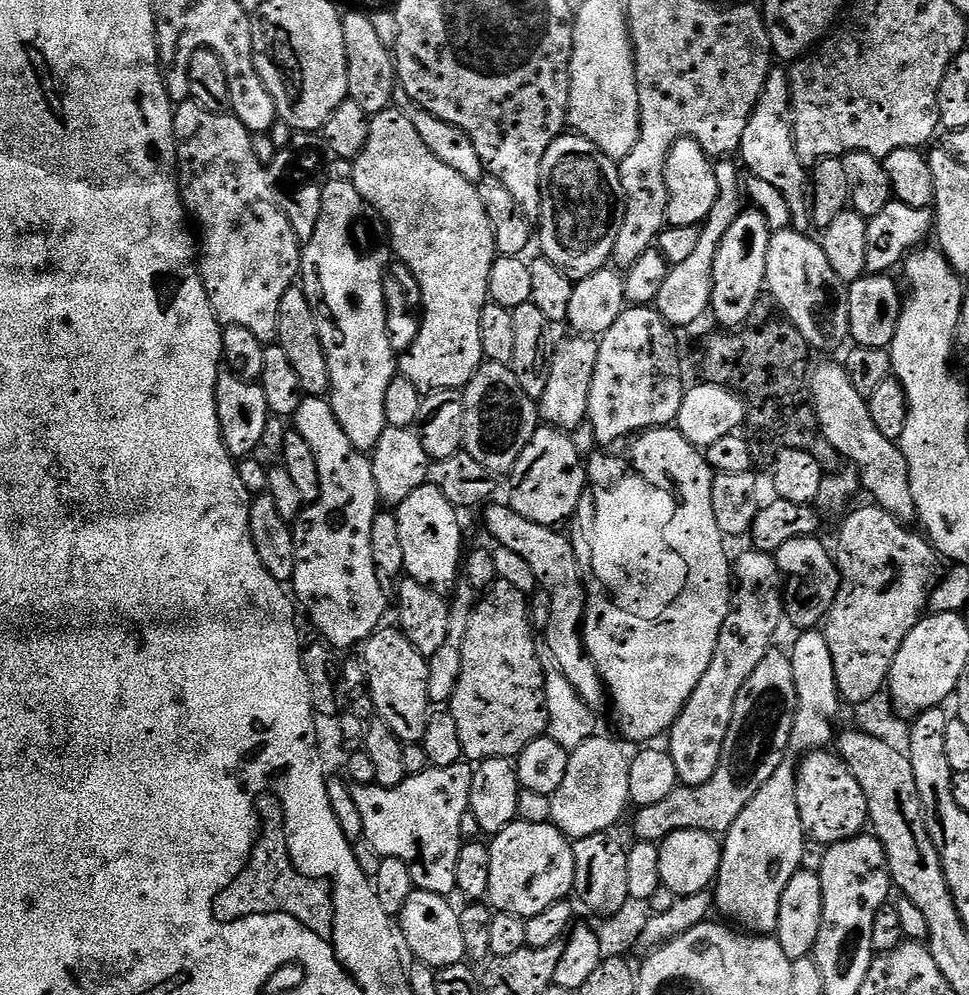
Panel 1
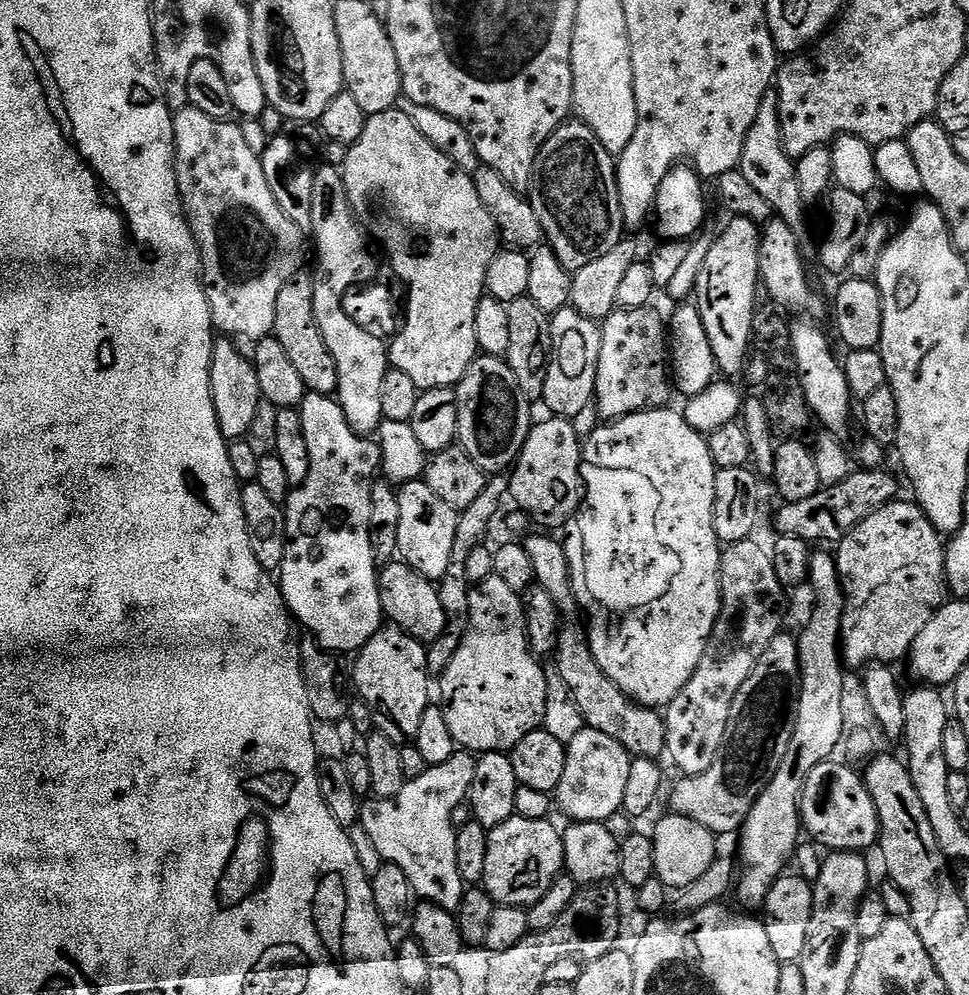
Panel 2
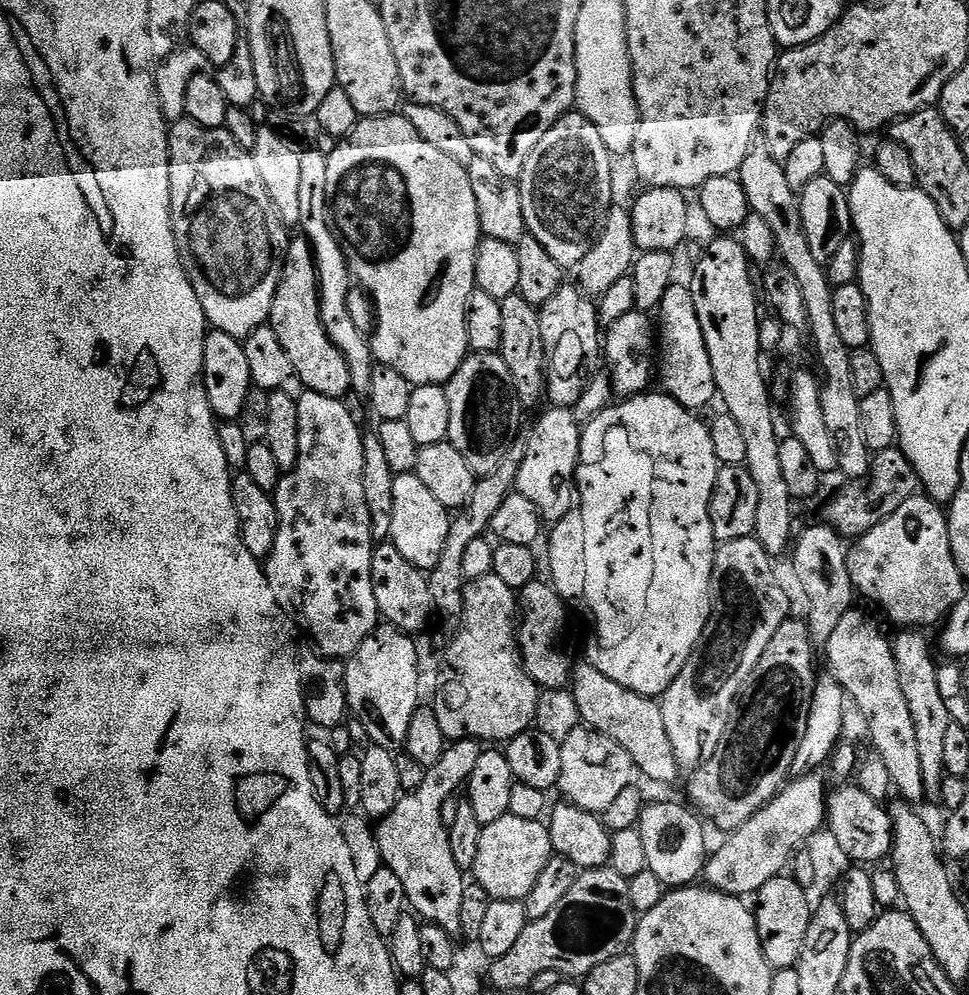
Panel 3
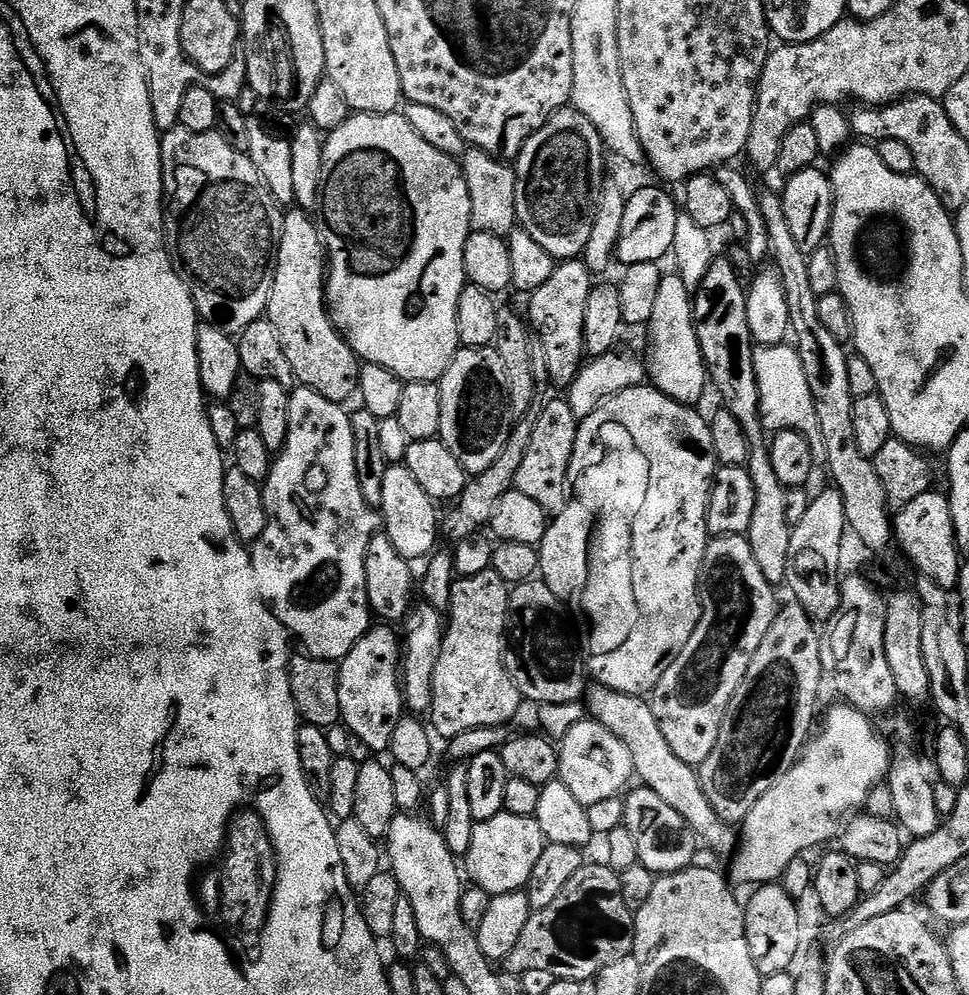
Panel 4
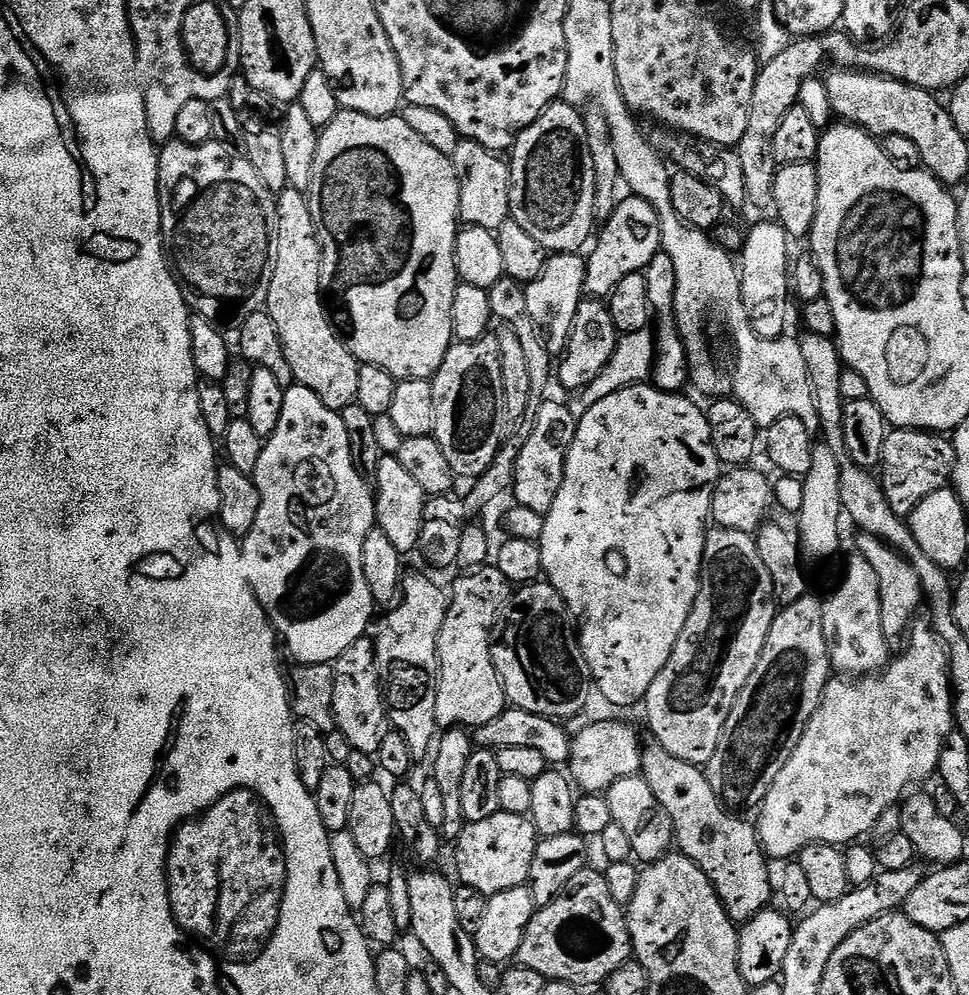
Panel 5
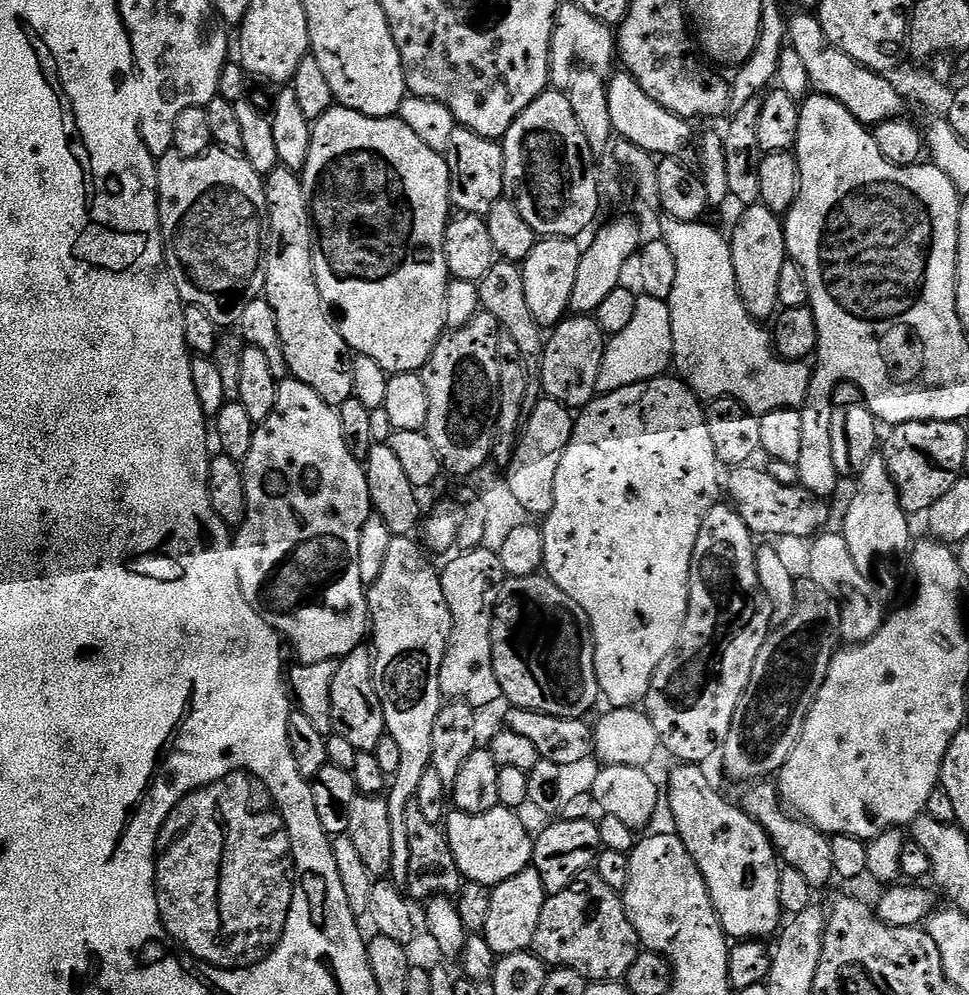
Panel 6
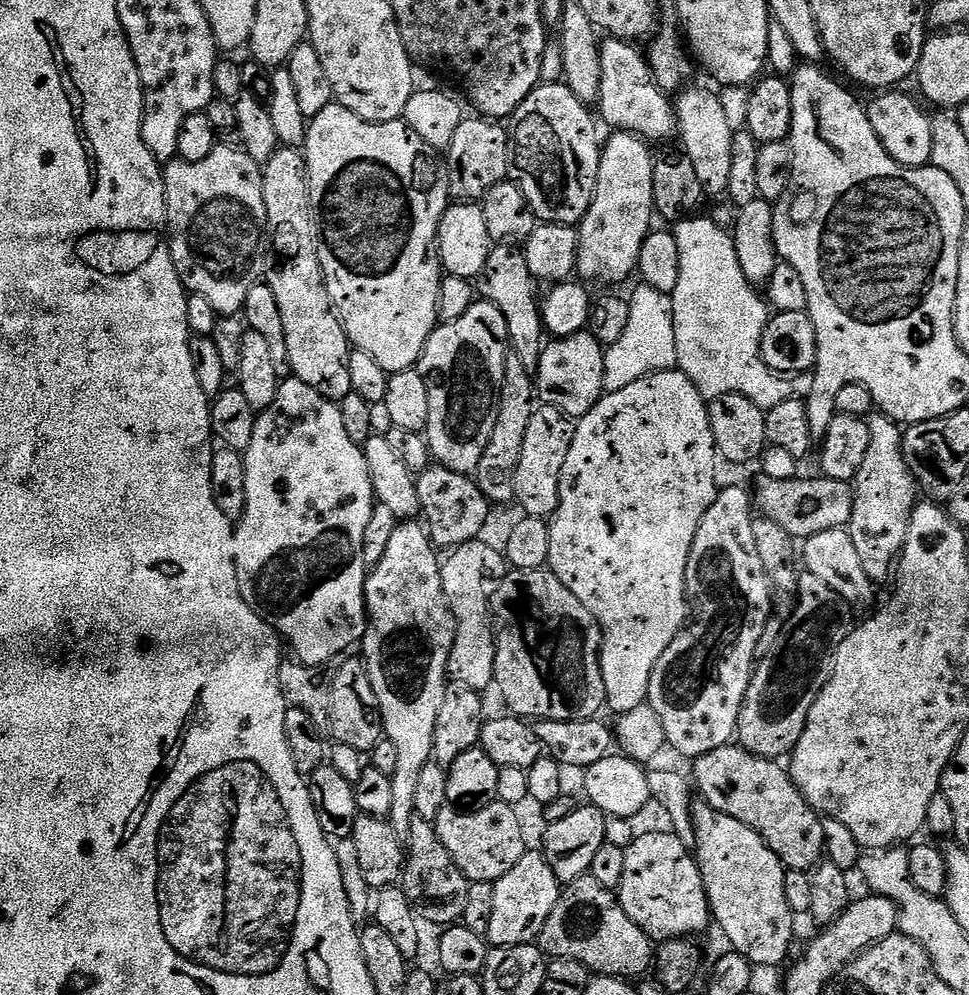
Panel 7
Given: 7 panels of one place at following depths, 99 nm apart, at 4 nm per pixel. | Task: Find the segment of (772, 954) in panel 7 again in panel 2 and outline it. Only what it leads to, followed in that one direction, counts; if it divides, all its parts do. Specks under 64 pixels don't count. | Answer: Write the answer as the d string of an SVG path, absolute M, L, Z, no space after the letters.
M568 624L559 629L556 634L554 649L554 668L561 675L562 682L569 690L569 696L574 706L581 711L587 727L602 730L602 734L610 734L614 742L621 744L628 755L635 757L660 758L665 755L666 726L664 717L653 708L631 700L613 680L598 666L592 653L589 637L583 636L574 625Z

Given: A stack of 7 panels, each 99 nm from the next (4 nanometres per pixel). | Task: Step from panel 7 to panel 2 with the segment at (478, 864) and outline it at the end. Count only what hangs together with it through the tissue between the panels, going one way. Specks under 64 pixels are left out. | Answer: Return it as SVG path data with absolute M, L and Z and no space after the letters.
M515 815L502 822L502 826L489 831L482 887L485 892L492 895L497 905L527 910L538 902L538 898L542 898L542 894L564 872L564 837L561 829L559 827L556 829L552 823L551 819L535 820Z

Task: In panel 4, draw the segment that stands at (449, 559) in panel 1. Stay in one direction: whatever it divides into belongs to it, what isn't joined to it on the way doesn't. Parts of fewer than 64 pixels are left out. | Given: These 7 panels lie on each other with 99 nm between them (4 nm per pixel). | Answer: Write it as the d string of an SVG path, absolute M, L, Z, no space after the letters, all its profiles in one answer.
M403 464L388 467L386 478L382 478L382 502L379 507L379 511L382 513L382 532L383 535L390 538L390 542L394 542L394 550L398 550L398 554L402 554L402 558L406 558L409 562L417 562L416 560L420 559L423 561L437 551L436 508L438 508L437 501L432 500L430 494L426 494L426 490L422 490L422 486L418 486L414 474L410 474L408 468Z

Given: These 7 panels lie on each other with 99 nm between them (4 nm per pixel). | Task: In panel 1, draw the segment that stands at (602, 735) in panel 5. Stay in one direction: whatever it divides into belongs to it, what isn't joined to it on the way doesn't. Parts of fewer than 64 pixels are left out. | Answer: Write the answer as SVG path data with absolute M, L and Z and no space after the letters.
M595 734L570 752L566 778L552 797L551 823L556 829L575 842L590 838L590 834L608 832L620 820L624 807L630 801L629 753L624 753L612 740Z

